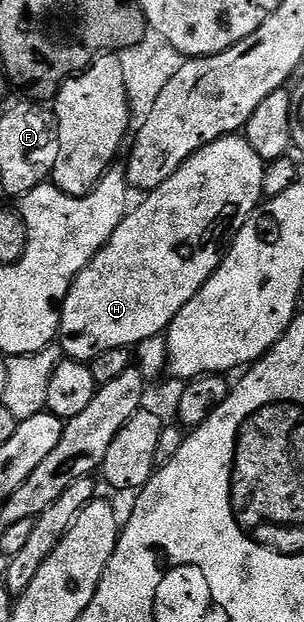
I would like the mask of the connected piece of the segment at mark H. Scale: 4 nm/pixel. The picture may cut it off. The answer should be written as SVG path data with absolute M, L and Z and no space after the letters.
M244 136L220 137L218 141L212 141L199 151L195 151L195 155L188 157L177 168L175 175L171 175L171 179L167 179L158 189L154 189L148 194L146 202L142 203L136 212L125 215L125 218L119 223L119 227L115 227L115 235L111 235L111 239L98 251L95 259L91 259L91 263L87 263L87 267L83 267L83 271L79 271L79 275L73 280L63 299L59 330L59 348L62 354L70 361L88 363L94 361L99 355L103 355L103 351L129 349L143 343L143 339L162 336L168 330L169 324L175 319L175 315L179 315L179 311L183 311L183 307L187 307L187 303L191 303L191 299L195 299L195 295L205 286L207 279L211 279L211 275L221 266L223 250L230 238L236 234L237 230L244 227L249 216L262 204L263 171L266 164L267 162L263 158L255 155L251 143L246 141Z

